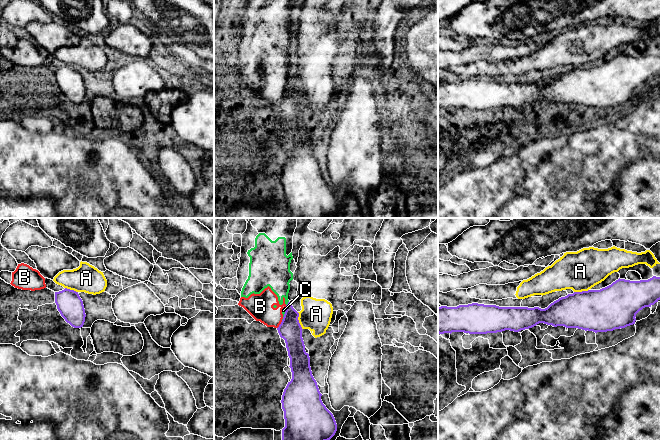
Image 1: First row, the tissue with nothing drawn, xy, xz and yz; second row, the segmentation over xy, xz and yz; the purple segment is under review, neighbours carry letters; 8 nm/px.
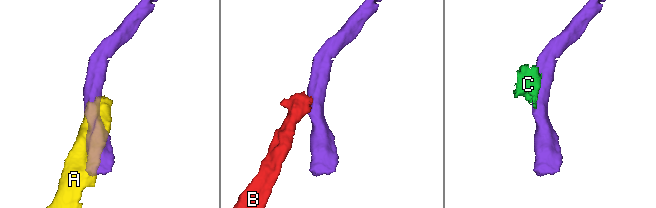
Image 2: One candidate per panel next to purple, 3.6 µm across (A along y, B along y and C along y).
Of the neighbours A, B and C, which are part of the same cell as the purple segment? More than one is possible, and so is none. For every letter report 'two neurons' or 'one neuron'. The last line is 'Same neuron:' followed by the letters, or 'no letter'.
A: two neurons
B: two neurons
C: two neurons
Same neuron: no letter

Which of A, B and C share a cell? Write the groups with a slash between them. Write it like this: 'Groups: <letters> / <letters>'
Groups: A / B C

